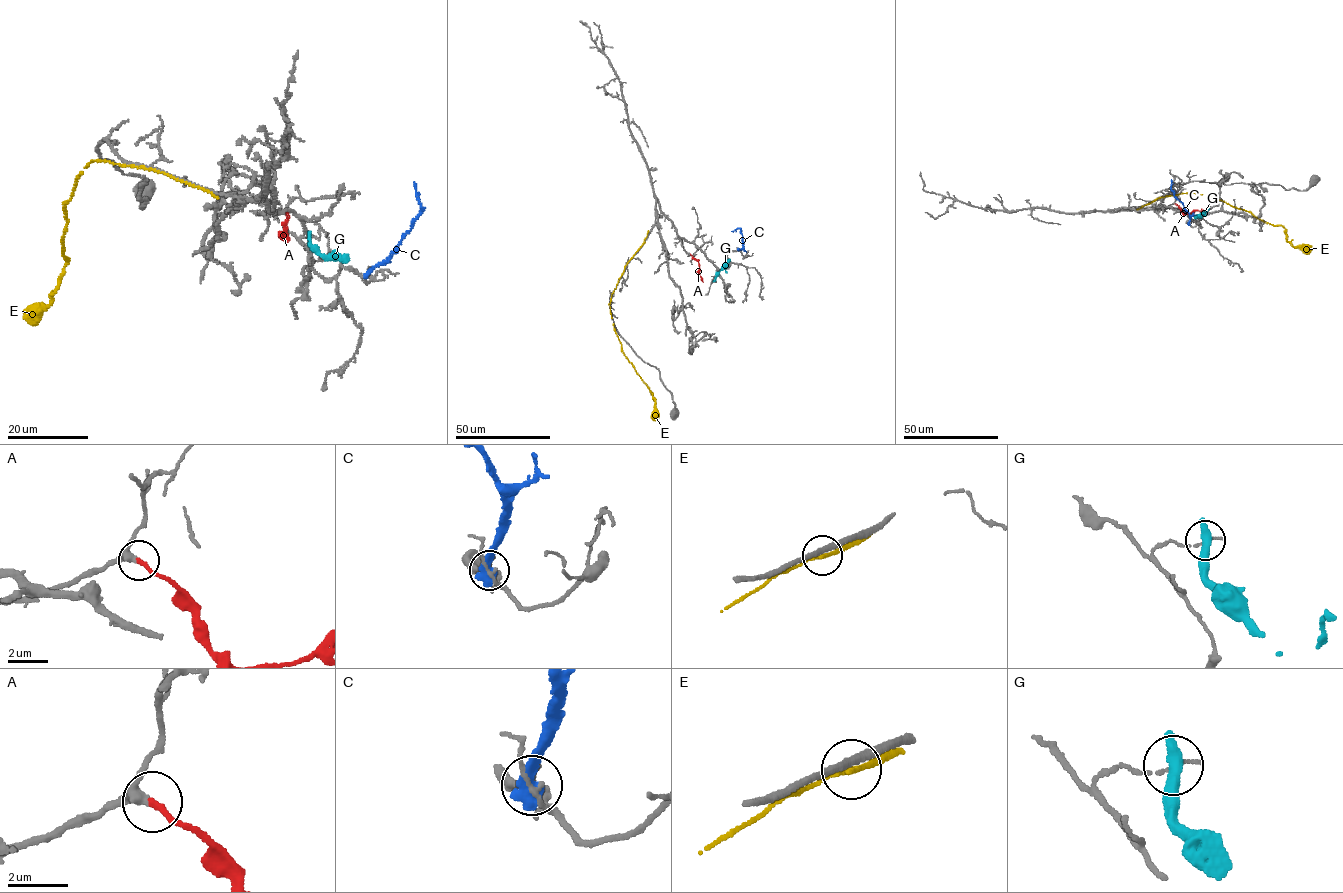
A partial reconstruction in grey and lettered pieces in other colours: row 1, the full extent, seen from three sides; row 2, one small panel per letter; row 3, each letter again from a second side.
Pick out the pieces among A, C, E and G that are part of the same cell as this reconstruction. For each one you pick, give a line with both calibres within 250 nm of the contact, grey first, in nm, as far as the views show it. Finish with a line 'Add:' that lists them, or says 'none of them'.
A: 280 nm thick on the grey side, 200 nm on the other
Add: A

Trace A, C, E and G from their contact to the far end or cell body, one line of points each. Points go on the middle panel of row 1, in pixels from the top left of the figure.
A: (690, 254), (698, 261), (703, 282)
C: (737, 249), (743, 246), (741, 230), (731, 231)
E: (645, 242), (625, 266), (609, 304), (614, 330), (624, 355), (653, 393), (654, 420)
G: (714, 281), (717, 273), (725, 266), (727, 273)

